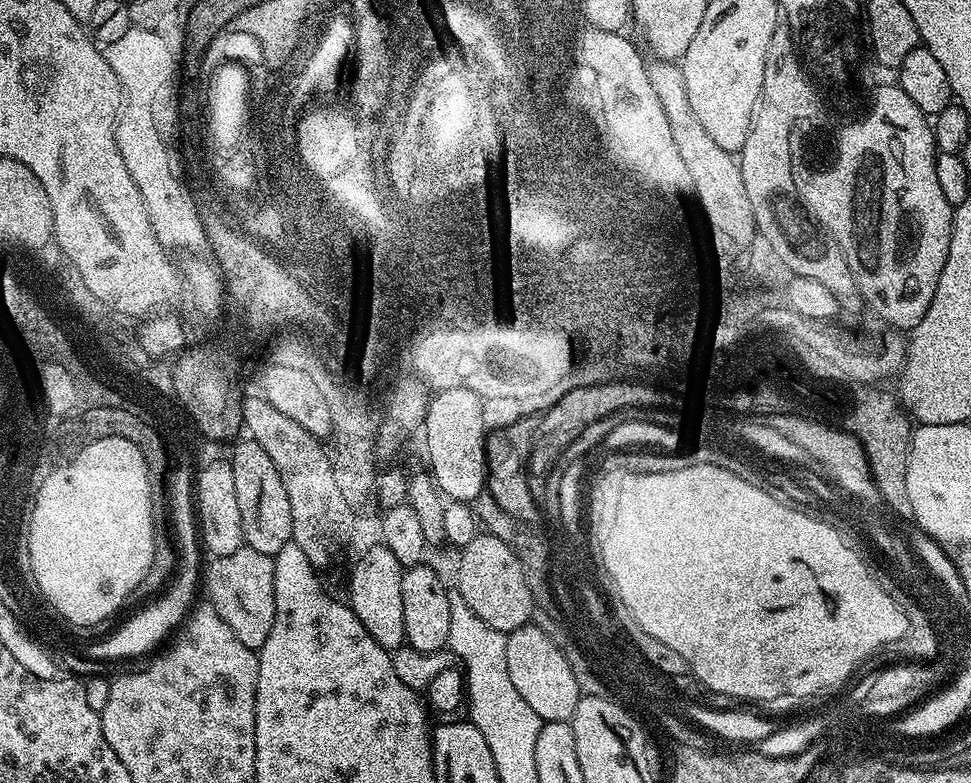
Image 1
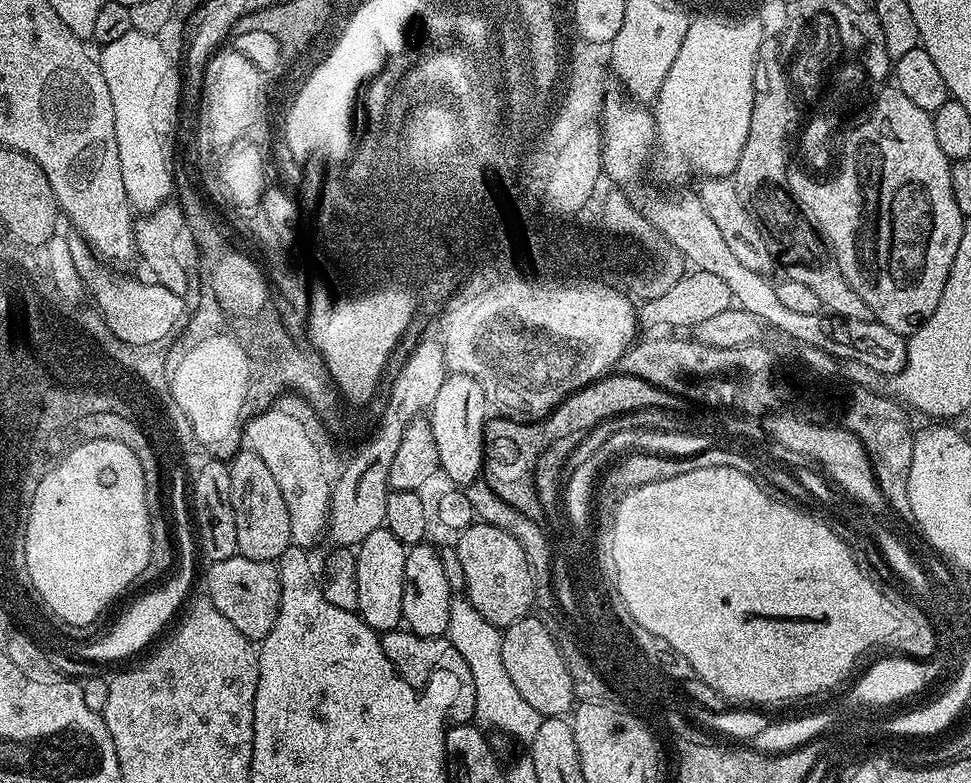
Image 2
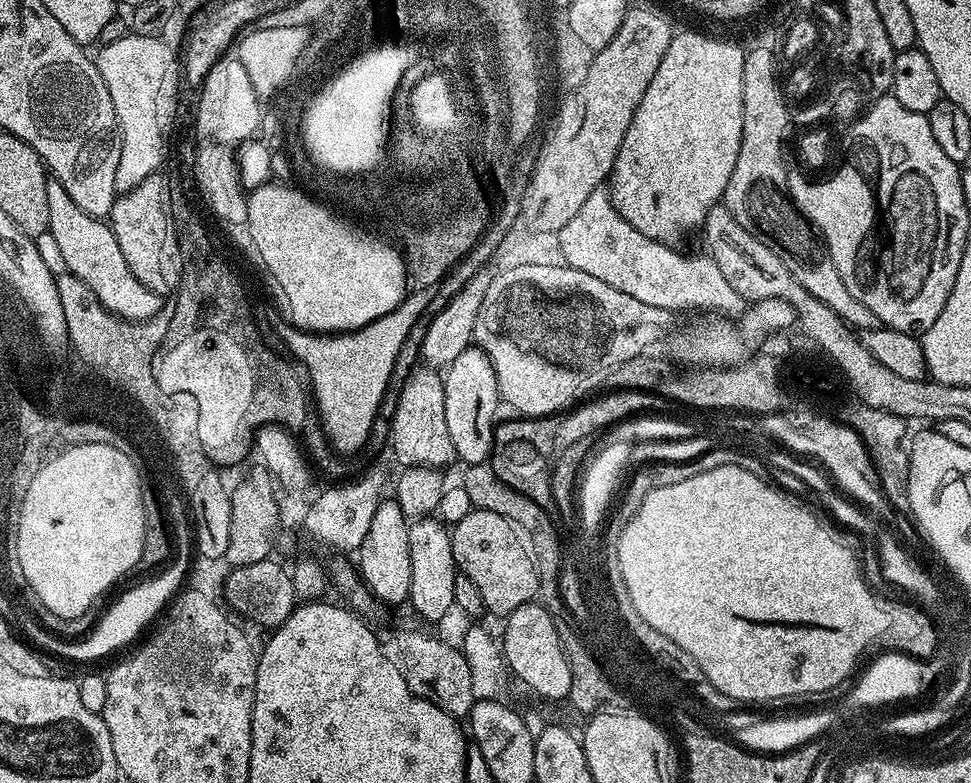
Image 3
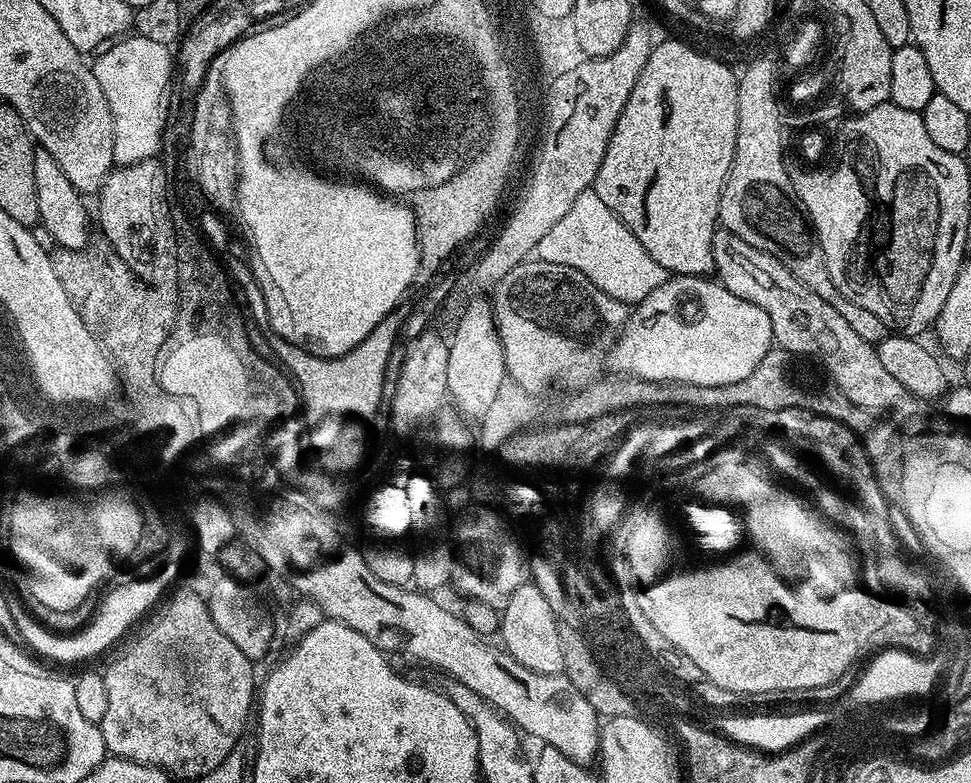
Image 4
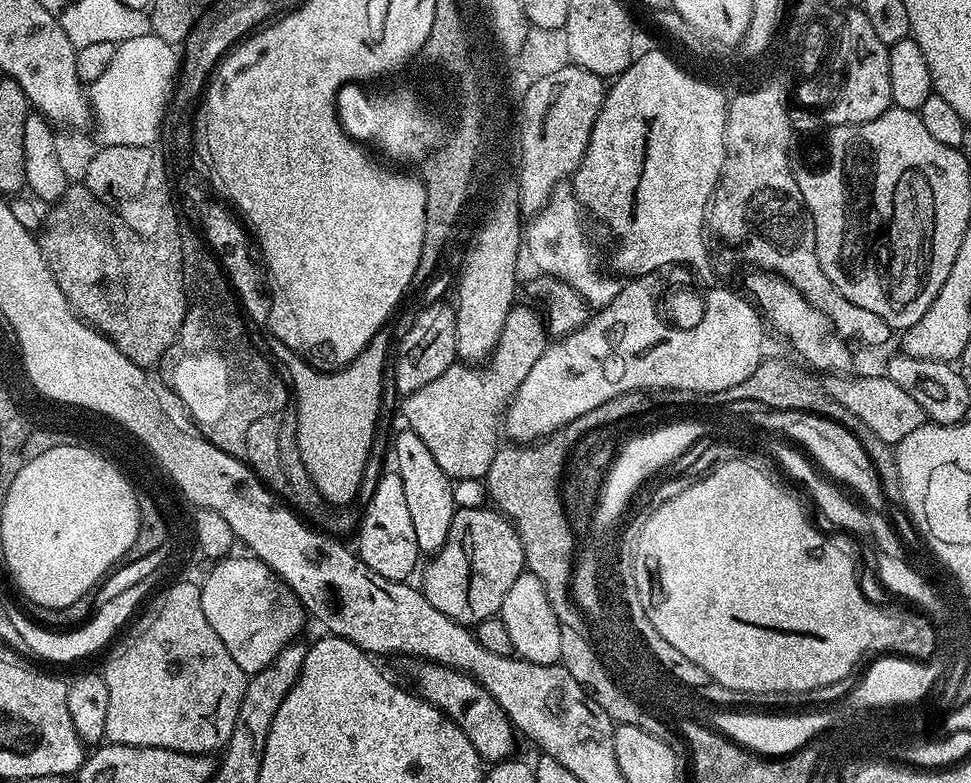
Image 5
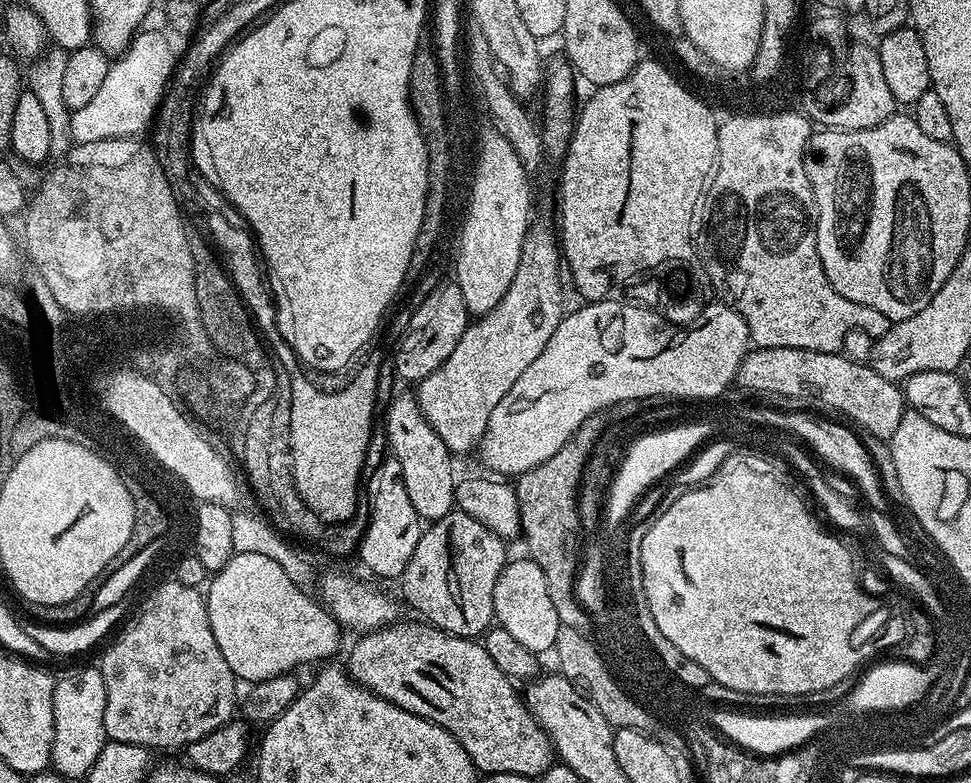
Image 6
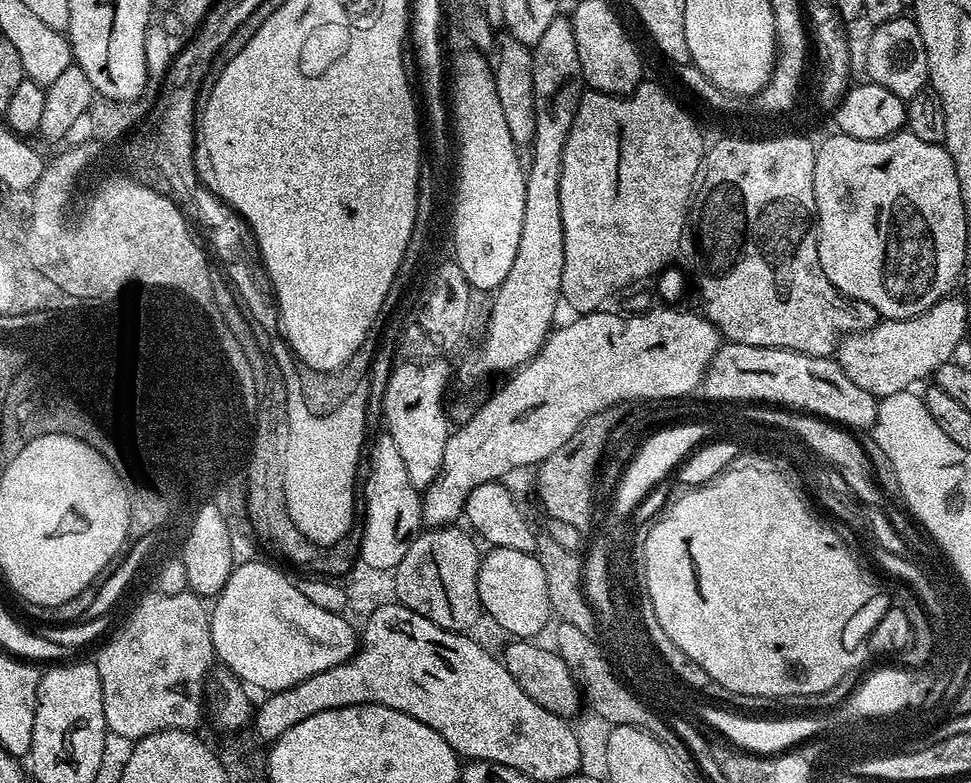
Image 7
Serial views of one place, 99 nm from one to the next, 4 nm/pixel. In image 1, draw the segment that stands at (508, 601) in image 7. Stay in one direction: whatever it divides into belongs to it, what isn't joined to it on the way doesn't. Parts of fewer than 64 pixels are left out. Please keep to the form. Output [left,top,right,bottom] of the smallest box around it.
[506,623,582,721]

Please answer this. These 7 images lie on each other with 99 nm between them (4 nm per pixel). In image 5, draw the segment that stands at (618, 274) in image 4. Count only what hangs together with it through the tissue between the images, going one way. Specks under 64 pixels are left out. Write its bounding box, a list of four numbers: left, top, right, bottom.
[524,181,621,309]

